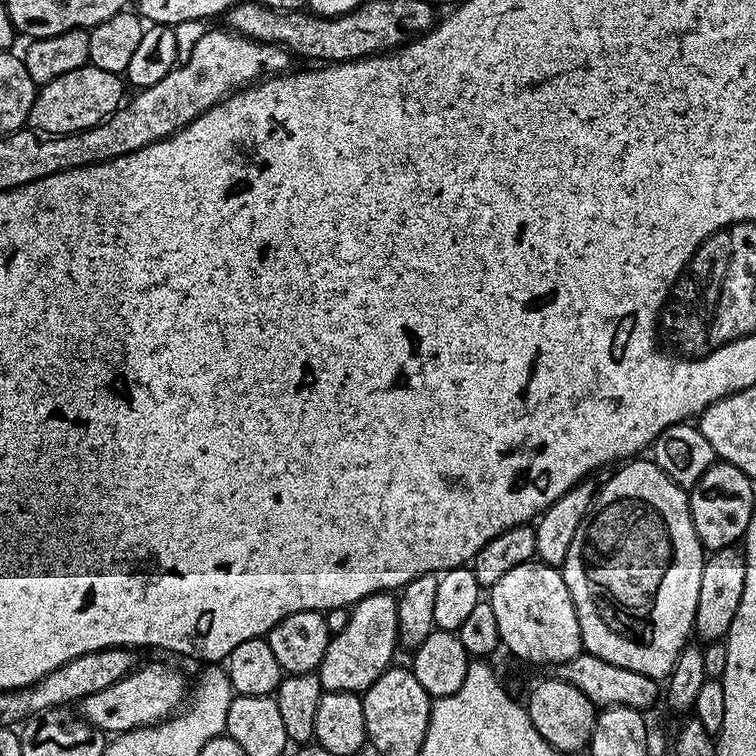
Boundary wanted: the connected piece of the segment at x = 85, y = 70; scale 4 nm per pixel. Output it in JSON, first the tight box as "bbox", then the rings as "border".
{"bbox":[27,66,125,136],"border":[[[91,66],[70,70],[70,74],[62,74],[49,84],[39,85],[30,106],[27,127],[49,136],[79,134],[95,124],[103,124],[120,107],[125,99],[124,88],[125,81],[110,70],[98,70]]]}

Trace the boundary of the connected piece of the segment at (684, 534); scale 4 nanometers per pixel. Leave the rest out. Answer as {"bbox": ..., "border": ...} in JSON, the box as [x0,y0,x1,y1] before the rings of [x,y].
{"bbox":[562,458,706,681],"border":[[[648,458],[629,459],[621,463],[616,470],[617,472],[604,485],[602,483],[599,485],[590,515],[581,524],[578,534],[574,534],[574,542],[570,542],[570,554],[566,554],[566,562],[562,569],[564,581],[570,590],[574,610],[578,614],[580,637],[584,643],[583,651],[602,658],[602,662],[614,662],[614,666],[626,666],[626,670],[634,670],[638,674],[646,674],[663,681],[672,673],[674,662],[678,662],[680,652],[685,644],[689,643],[694,632],[698,610],[698,586],[702,582],[702,566],[706,559],[706,551],[699,542],[698,534],[695,533],[691,521],[689,493],[685,489],[679,488],[656,463]]]}

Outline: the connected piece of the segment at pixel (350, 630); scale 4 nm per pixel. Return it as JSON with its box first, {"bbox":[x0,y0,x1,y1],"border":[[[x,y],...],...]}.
{"bbox":[318,592,398,694],"border":[[[379,592],[362,598],[347,613],[346,627],[336,632],[326,646],[326,654],[318,669],[325,692],[363,694],[387,668],[393,667],[392,655],[398,652],[398,606],[391,592]]]}

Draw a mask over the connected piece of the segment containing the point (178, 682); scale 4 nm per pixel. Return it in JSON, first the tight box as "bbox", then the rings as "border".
{"bbox":[78,664,190,734],"border":[[[143,664],[114,682],[114,686],[106,686],[106,690],[84,697],[78,704],[79,715],[102,733],[119,734],[159,724],[181,711],[190,688],[189,681],[187,684],[183,674],[168,664]]]}

